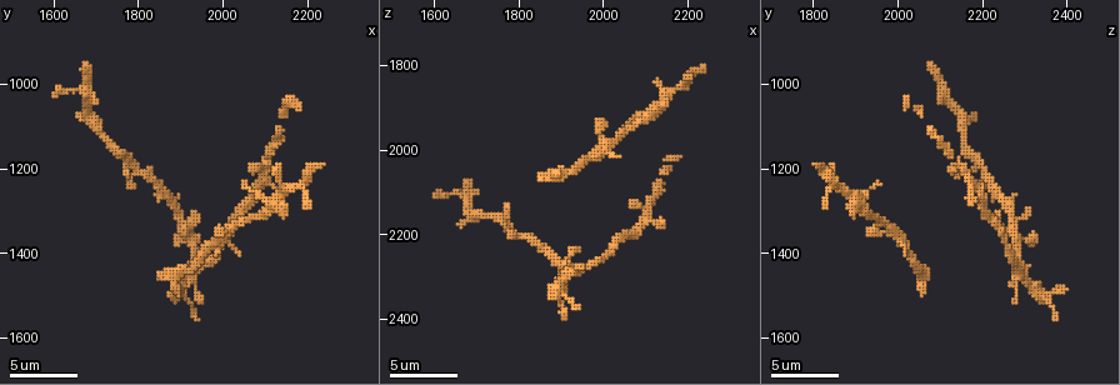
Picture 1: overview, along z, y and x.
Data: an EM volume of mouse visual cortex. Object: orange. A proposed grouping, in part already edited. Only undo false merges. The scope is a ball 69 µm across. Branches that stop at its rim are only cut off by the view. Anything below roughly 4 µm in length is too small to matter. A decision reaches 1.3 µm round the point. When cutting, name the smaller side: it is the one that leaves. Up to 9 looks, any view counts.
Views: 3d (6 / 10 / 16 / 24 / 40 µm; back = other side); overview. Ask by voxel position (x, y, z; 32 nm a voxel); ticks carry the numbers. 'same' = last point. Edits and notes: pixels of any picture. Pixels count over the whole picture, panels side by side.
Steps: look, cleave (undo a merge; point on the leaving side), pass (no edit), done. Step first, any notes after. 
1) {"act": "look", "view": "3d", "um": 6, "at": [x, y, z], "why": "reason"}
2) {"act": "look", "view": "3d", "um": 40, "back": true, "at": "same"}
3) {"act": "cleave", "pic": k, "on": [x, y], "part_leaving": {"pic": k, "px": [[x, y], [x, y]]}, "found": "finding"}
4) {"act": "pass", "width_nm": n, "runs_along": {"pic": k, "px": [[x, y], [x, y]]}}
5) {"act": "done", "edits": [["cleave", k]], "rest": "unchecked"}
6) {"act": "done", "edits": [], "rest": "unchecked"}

{"act": "look", "view": "3d", "um": 16, "at": [2115, 1300, 1915]}

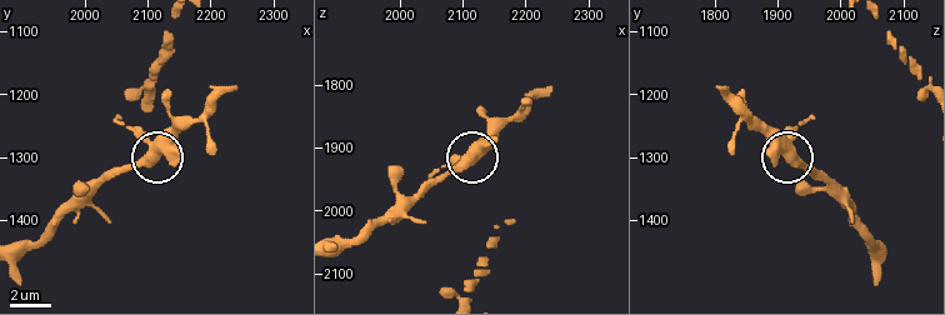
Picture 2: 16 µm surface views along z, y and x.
{"act": "look", "view": "3d", "um": 6, "at": [2110, 1295, 1915]}

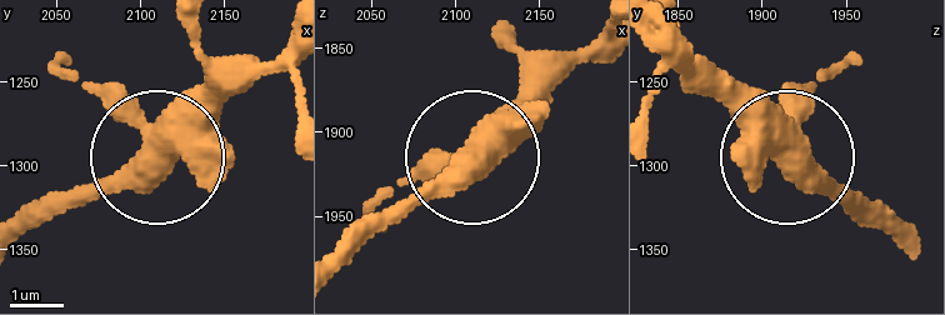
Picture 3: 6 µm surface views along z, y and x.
{"act": "pass", "width_nm": 550, "found": "continuous, no second neuron"}

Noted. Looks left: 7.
{"act": "look", "view": "3d", "um": 10, "at": [2090, 1195, 2135]}

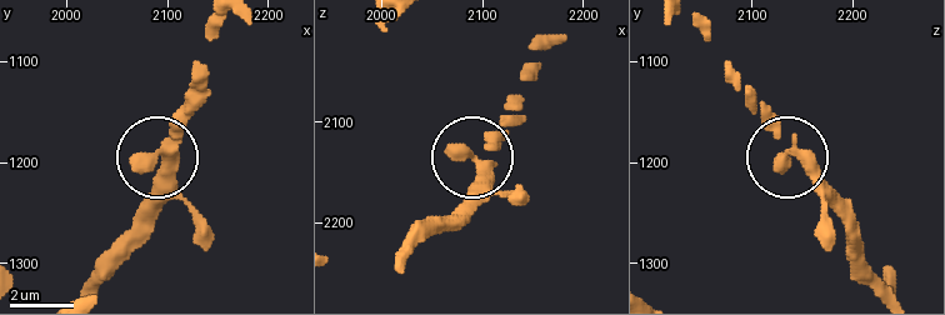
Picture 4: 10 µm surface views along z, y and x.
{"act": "look", "view": "3d", "um": 6, "at": [2086, 1194, 2134]}

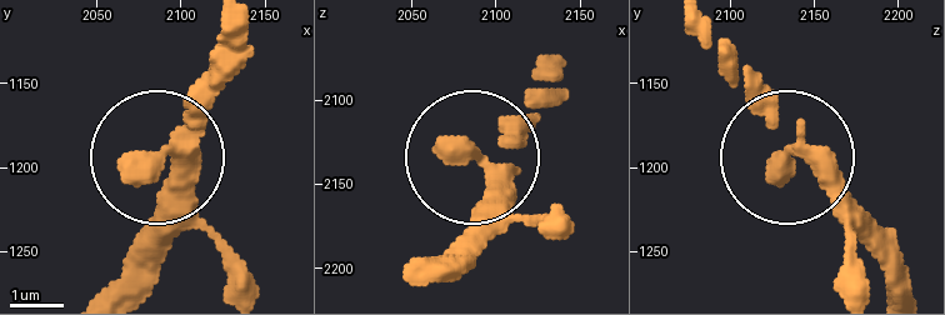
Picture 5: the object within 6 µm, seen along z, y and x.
{"act": "pass", "width_nm": 390, "found": "all the same neuron"}

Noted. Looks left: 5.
{"act": "look", "view": "3d", "um": 10, "at": [2035, 1305, 2200]}

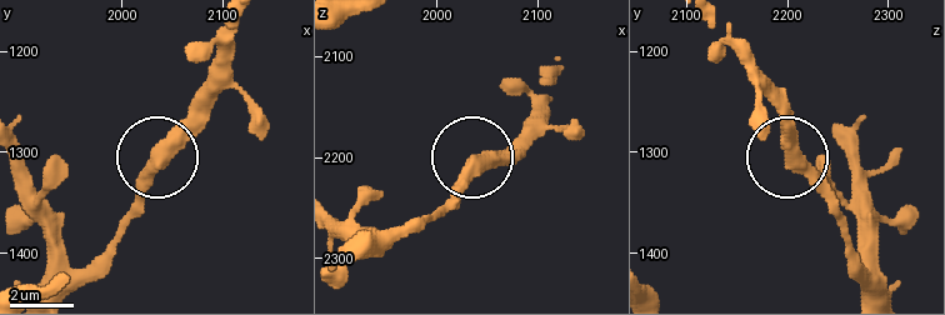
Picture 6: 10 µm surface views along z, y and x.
{"act": "pass", "found": "continuous, no second neuron"}

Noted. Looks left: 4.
{"act": "look", "view": "3d", "um": 16, "at": [1980, 1415, 2265], "why": "sudden change in width"}

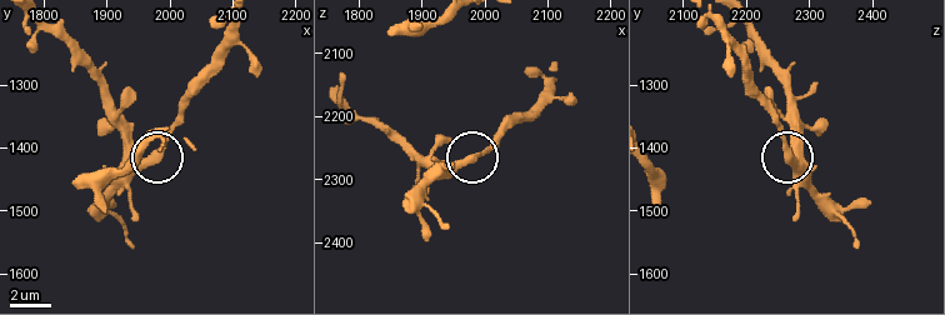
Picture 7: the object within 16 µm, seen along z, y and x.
{"act": "pass", "found": "continuous, no second neuron"}

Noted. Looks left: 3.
{"act": "done", "edits": [], "rest": "unchecked"}

